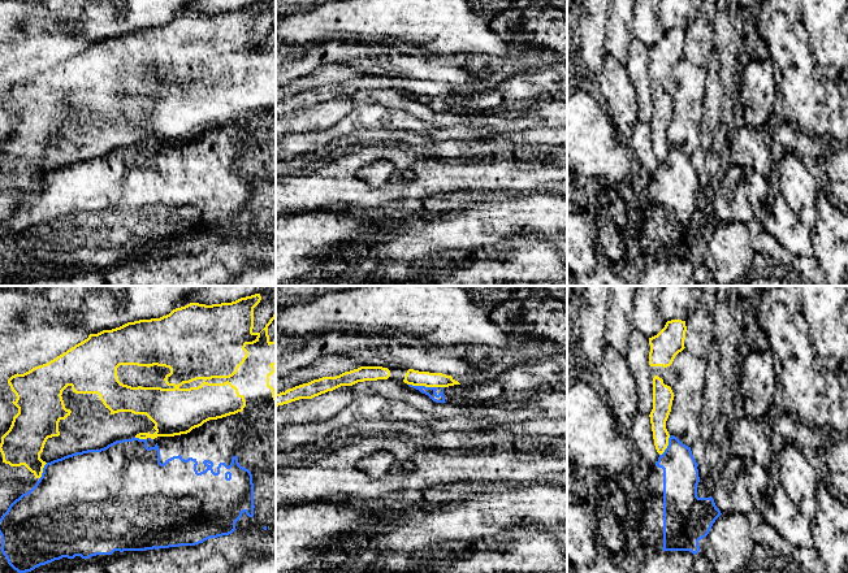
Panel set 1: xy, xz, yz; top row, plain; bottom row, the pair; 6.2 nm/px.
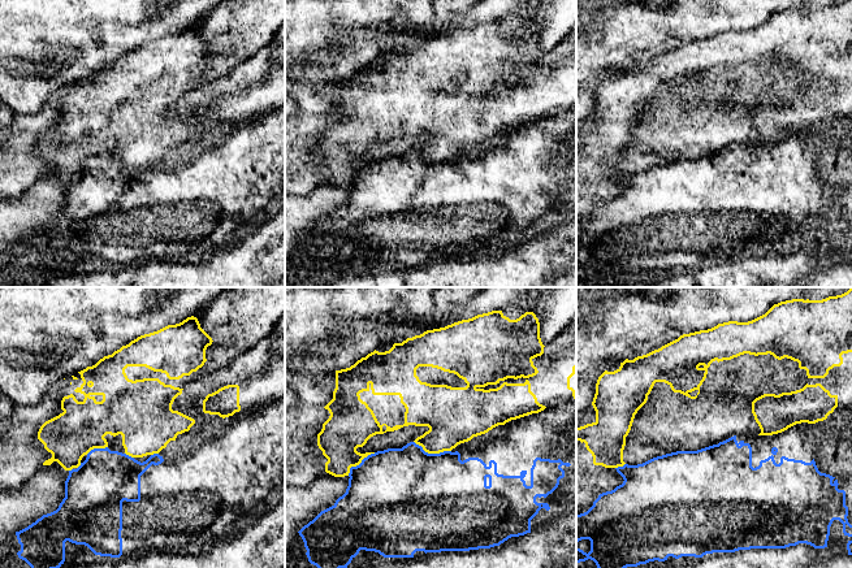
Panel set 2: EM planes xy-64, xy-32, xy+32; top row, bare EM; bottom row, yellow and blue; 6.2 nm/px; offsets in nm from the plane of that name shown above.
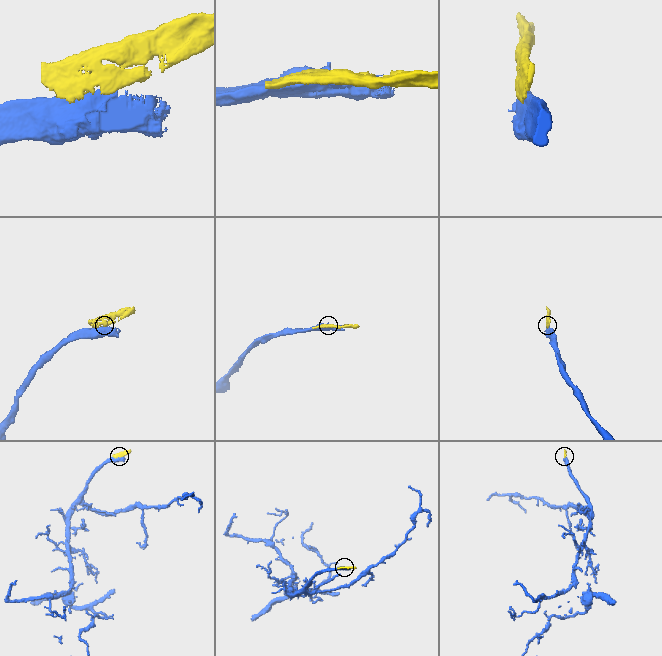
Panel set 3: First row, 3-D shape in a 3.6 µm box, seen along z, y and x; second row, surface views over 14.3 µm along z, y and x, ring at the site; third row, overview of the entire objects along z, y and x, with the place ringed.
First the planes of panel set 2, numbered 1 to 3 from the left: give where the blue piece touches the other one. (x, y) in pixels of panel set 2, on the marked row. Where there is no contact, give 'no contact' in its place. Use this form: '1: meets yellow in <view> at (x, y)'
1: meets yellow in xy-64 at (96, 447)
2: meets yellow in xy-32 at (432, 452)
3: meets yellow in xy+32 at (619, 465)

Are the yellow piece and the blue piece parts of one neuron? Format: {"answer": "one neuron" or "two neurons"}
{"answer": "two neurons"}

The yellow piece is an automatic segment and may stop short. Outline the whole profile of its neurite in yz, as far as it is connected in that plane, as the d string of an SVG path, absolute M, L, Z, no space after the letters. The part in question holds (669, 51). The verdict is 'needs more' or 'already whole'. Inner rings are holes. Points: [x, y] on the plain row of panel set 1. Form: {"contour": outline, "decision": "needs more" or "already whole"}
{"contour": "M667 30L665 36L657 44L649 47L649 74L663 77L670 75L675 65L685 57L685 40L685 30Z", "decision": "already whole"}

